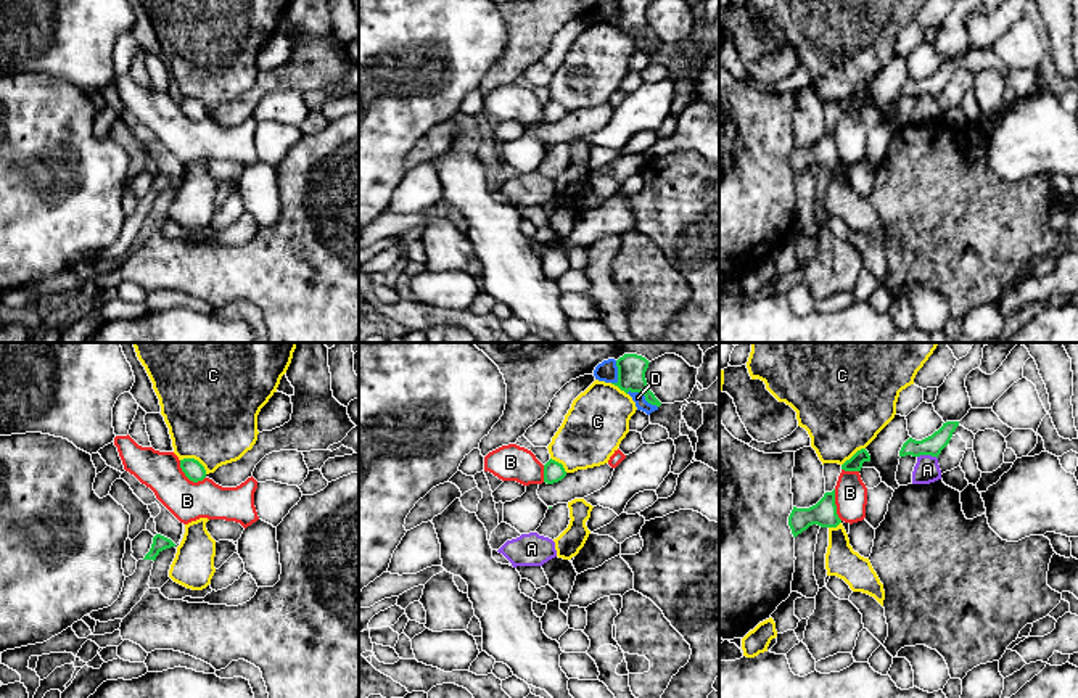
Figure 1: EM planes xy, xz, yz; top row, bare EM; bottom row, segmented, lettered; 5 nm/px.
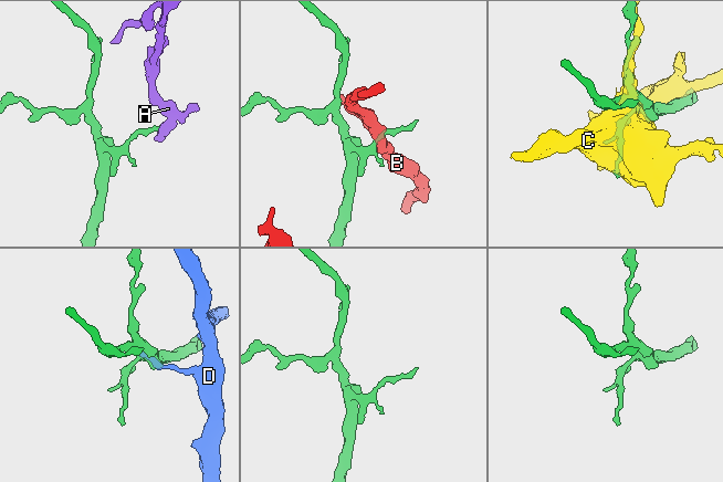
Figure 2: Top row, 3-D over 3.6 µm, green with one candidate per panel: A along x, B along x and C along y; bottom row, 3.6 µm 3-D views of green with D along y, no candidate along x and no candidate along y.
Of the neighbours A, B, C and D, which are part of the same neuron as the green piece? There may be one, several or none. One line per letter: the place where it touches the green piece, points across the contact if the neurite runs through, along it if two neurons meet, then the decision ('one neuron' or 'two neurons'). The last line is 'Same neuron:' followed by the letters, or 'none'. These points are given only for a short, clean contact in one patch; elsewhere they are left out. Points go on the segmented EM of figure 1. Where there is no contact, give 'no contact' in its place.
A: meets green in yz at (927, 454); border along yz (917, 455), (933, 455), (937, 459); two neurons
B: meets green in xy at (189, 478); border along xy (179, 460), (181, 470), (190, 480), (201, 481), (205, 478); two neurons
C: meets green in xy at (193, 459); two neurons
D: meets green in xz at (642, 393); two neurons
Same neuron: none

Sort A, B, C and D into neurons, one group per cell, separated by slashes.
A / B / C / D

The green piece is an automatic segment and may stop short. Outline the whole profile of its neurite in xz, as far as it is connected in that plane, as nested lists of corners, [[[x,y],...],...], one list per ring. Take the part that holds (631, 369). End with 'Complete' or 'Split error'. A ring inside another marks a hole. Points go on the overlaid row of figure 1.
[[[624,354],[616,360],[618,367],[618,381],[611,383],[618,386],[626,394],[640,392],[645,396],[645,400],[652,405],[660,407],[661,402],[655,397],[655,394],[648,389],[645,372],[648,368],[648,360],[637,354]]]. Complete

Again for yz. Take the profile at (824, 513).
[[[835,489],[832,492],[825,492],[824,497],[809,508],[793,507],[788,516],[788,526],[793,537],[801,534],[813,524],[817,524],[821,528],[837,528],[840,523],[841,519],[837,515],[835,505]]]. Complete

